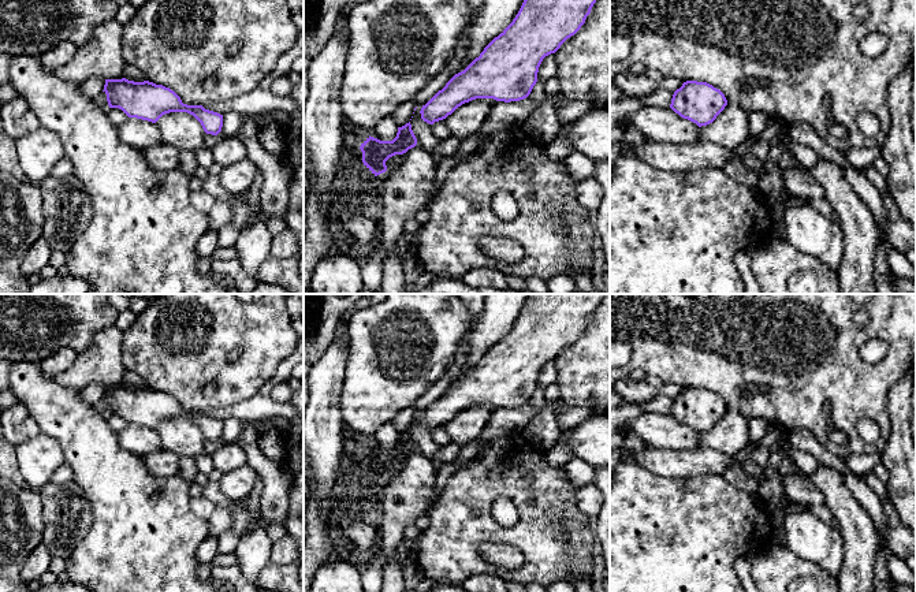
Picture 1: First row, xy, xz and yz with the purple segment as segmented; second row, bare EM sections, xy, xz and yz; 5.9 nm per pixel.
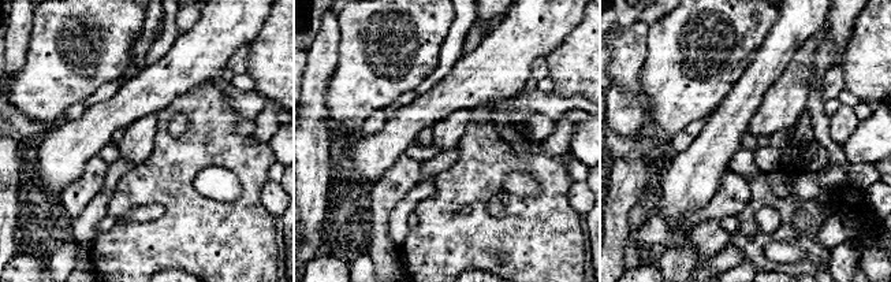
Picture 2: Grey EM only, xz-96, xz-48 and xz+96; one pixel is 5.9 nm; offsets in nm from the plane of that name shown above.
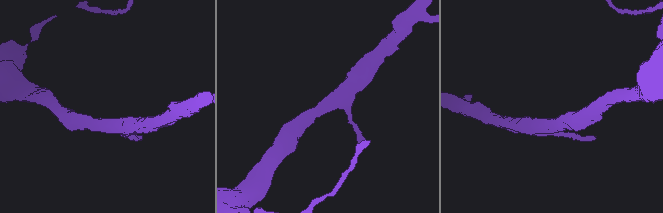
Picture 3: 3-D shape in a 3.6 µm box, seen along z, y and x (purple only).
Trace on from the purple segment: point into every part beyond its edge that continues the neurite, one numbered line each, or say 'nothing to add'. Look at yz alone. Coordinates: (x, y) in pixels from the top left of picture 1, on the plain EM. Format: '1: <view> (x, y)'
nothing to add

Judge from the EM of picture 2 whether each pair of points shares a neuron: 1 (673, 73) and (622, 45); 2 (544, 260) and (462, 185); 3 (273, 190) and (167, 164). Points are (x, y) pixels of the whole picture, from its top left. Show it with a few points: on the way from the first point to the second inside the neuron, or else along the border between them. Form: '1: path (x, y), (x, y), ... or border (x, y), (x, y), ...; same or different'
1: border (648, 26), (648, 55), (641, 69), (642, 89); different
2: path (521, 247), (513, 247), (480, 214), (480, 208); same
3: border (268, 180), (261, 190), (260, 203), (275, 218); different

